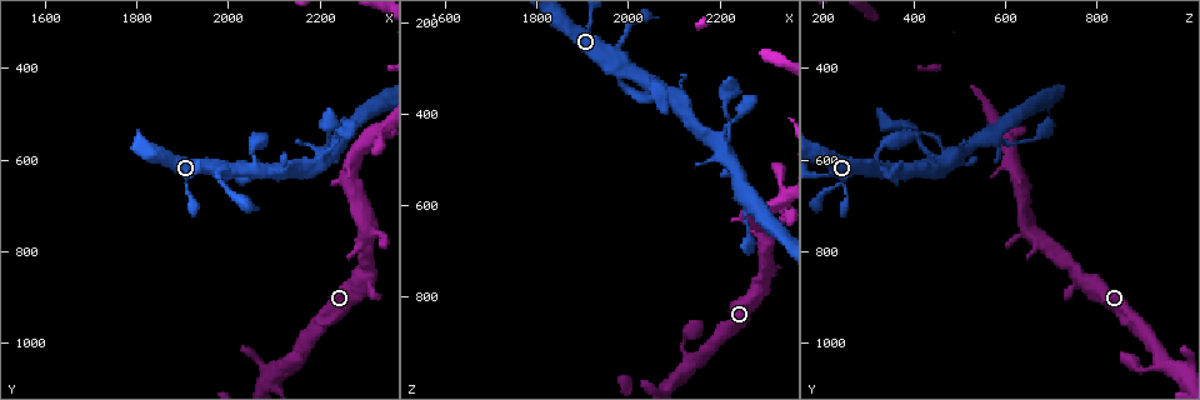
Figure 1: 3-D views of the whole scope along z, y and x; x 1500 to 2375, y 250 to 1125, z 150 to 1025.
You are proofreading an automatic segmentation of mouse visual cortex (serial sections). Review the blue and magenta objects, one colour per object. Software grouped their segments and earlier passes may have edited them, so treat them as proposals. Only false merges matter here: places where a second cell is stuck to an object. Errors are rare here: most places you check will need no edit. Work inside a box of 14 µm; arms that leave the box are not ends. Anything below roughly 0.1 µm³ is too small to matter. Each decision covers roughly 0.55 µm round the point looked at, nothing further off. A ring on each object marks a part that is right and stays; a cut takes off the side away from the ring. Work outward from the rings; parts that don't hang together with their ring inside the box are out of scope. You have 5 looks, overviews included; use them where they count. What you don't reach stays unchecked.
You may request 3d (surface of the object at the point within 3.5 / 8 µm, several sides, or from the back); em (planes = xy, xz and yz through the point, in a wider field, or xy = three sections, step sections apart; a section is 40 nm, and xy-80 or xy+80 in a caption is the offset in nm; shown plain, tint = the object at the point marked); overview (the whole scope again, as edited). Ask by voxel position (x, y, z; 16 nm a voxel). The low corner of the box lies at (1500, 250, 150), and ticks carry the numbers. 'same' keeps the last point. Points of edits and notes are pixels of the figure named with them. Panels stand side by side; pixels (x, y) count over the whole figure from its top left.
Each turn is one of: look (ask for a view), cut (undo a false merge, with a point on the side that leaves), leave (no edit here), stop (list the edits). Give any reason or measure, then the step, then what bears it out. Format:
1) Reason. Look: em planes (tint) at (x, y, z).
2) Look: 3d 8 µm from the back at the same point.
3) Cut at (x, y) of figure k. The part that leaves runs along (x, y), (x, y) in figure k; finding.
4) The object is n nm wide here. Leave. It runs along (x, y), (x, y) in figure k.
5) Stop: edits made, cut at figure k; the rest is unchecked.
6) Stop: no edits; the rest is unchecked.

Look: 3d 3.5 µm from the back at (1975, 635, 260).

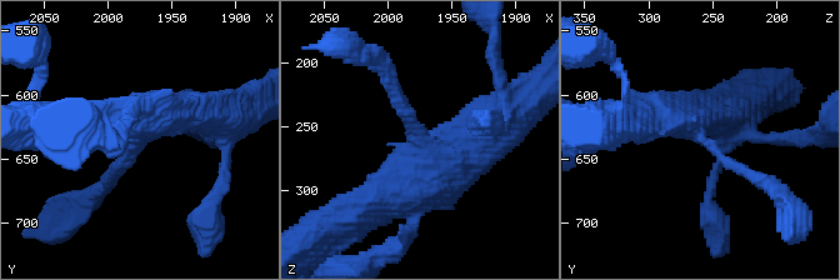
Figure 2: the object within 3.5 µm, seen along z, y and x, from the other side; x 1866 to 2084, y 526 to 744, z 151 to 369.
Leave. It runs along (200, 114), (150, 121), (111, 179) in figure 2; all the same cell.

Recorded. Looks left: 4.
Thin arm on a thick one. Look: 3d 3.5 µm at (2190, 615, 460).

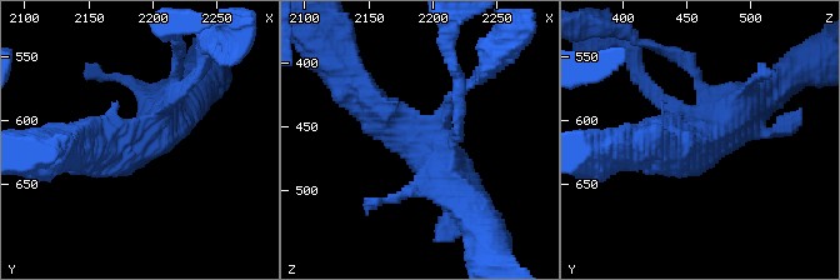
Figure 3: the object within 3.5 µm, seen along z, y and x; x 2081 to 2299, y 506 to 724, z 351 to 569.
4 arms meet here; the arms are 200, 200, 500, 500 nm wide. Look: em xy step 5 (tint) at (2188, 614, 462).

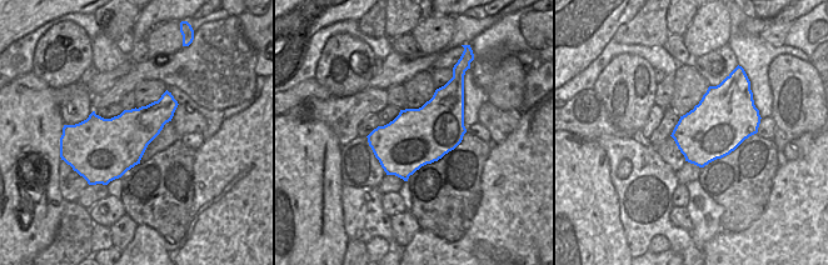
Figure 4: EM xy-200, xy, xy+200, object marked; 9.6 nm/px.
Cut it another way. Look: em xy step 2 (tint) at the same point.

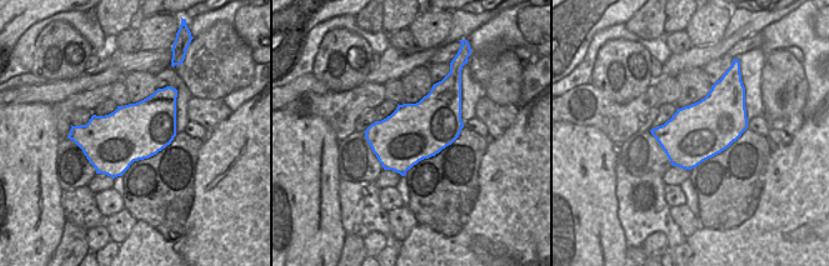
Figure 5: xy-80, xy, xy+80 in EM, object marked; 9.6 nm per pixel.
Leave. It runs along (356, 86), (460, 195) in figure 3; all the same cell.

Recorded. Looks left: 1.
Stop: no edits; the rest is unchecked.

